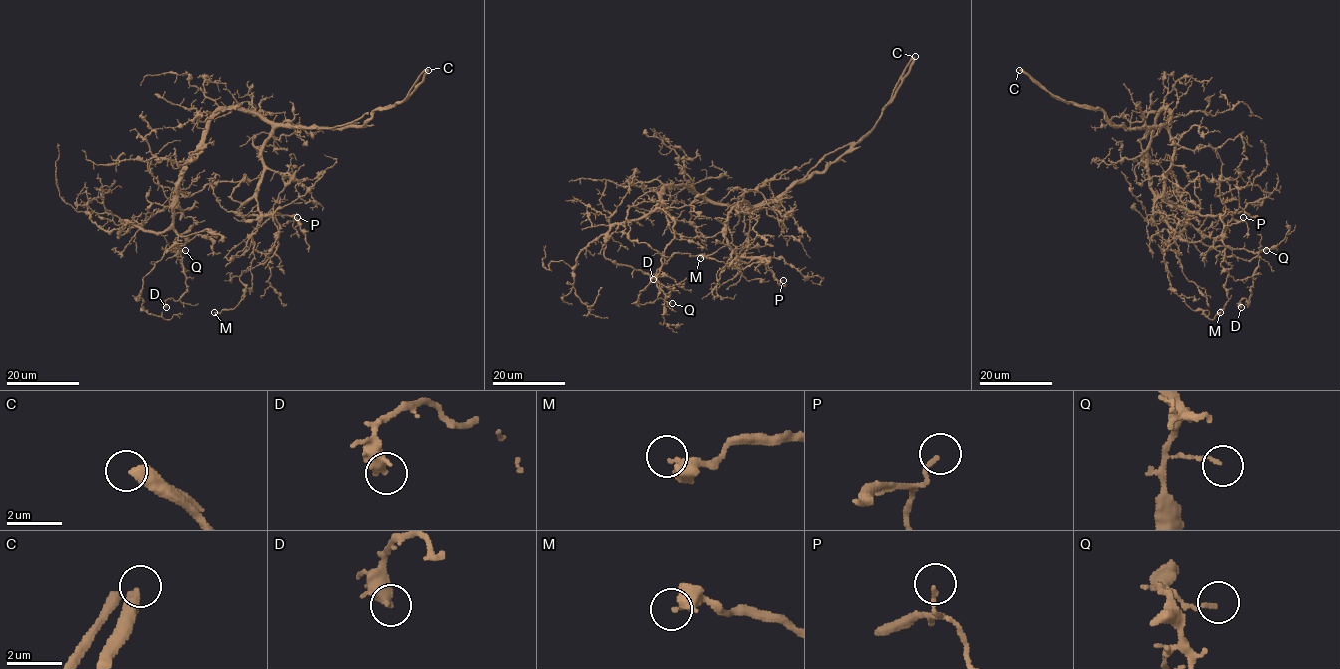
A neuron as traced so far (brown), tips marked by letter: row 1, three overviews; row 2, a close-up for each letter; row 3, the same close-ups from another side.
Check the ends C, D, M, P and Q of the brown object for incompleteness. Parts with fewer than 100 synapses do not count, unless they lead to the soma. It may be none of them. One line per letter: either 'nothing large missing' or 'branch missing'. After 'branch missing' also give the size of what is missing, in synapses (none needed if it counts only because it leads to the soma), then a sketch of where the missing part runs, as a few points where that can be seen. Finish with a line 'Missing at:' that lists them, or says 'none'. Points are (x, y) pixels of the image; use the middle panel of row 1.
C: branch missing; about 650 synapses; missing branch runs (915, 56), (918, 35), (915, 8)
D: nothing large missing
M: nothing large missing
P: nothing large missing
Q: nothing large missing
Missing at: C

